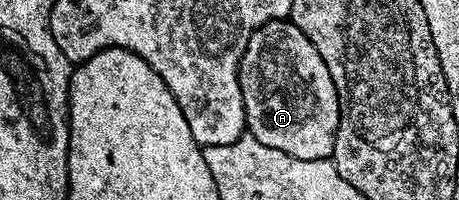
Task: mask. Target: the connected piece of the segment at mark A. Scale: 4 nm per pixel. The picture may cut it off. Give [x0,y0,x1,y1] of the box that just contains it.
[240,19,340,161]

